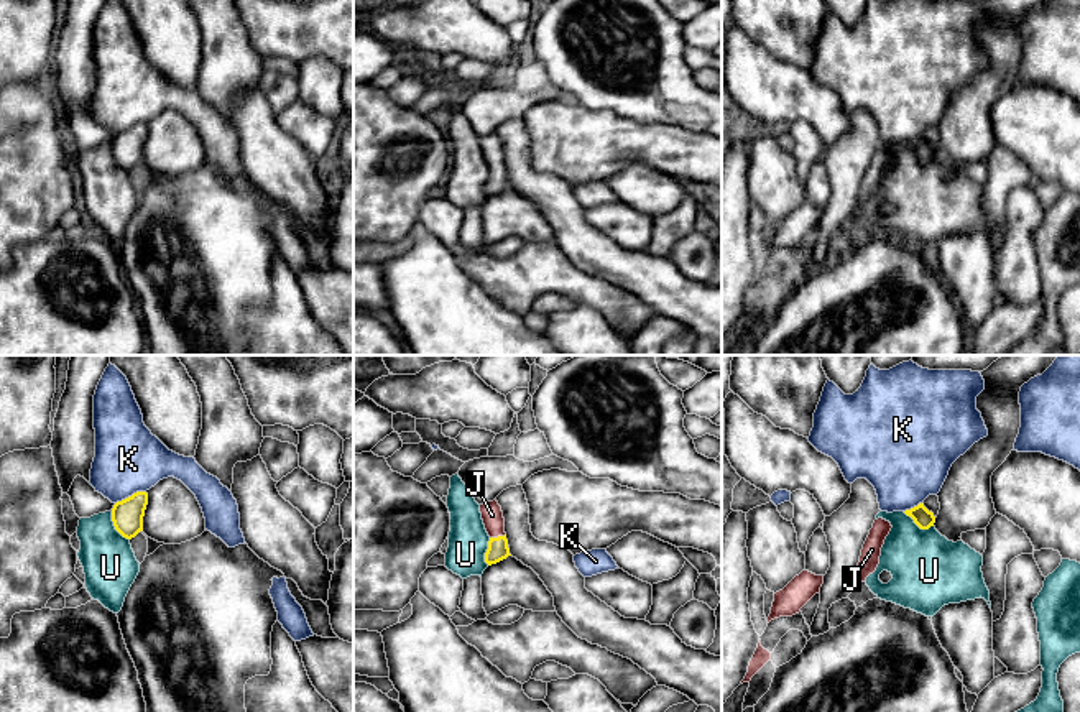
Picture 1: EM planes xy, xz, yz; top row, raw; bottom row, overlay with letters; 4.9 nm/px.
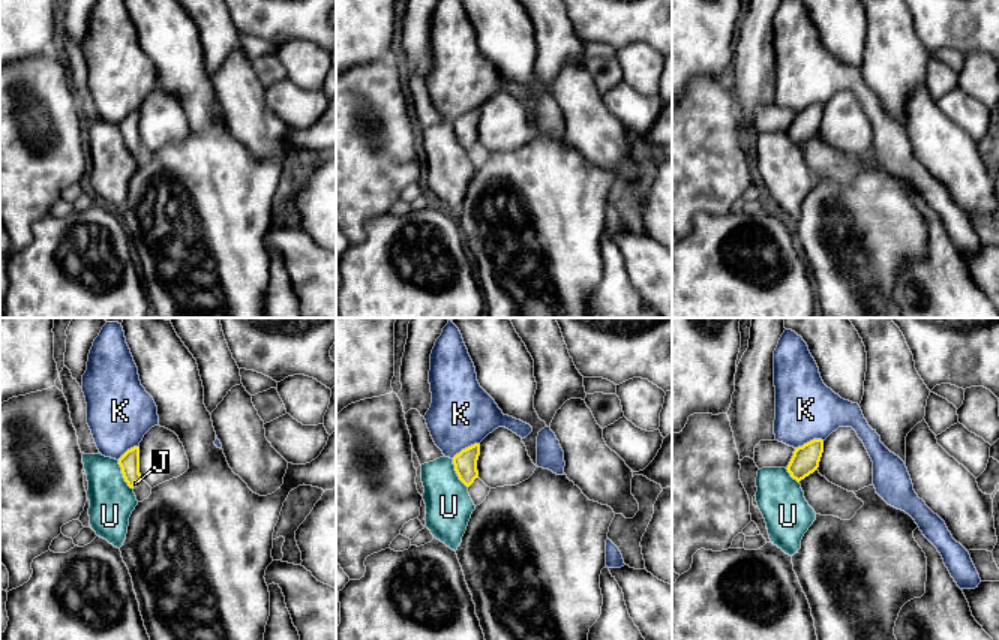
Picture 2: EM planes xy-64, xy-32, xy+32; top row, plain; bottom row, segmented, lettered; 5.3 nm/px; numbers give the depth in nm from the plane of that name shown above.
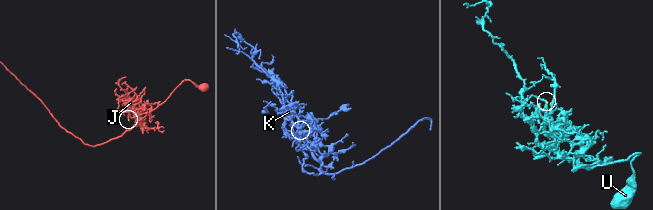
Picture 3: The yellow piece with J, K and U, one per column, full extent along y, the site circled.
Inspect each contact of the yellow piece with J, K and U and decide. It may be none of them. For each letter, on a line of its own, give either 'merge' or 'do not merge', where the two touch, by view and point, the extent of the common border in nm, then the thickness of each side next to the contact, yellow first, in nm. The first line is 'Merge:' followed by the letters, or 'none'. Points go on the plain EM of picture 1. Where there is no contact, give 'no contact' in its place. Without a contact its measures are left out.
Merge: J
J: merge | xz (498, 168) | 80 nm | 100/110 nm
K: do not merge | xy (132, 127) | 170 nm | 160/320 nm
U: do not merge | xy (114, 157) | 170 nm | 160/260 nm

